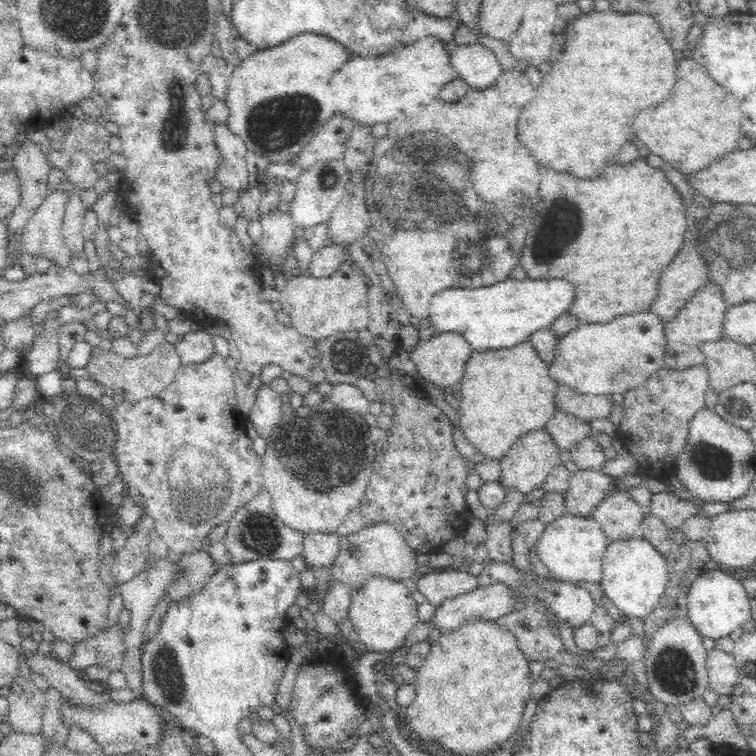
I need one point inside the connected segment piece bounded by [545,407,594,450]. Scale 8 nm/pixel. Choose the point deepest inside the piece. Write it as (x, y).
(567, 428)

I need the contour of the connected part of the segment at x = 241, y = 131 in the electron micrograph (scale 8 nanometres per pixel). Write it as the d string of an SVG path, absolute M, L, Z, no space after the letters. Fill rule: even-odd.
M300 32L290 36L286 42L259 49L253 55L243 58L242 64L235 68L228 82L230 91L226 102L230 108L230 118L226 124L244 139L248 150L268 158L271 162L286 162L286 156L298 154L313 139L319 125L334 116L335 92L331 90L330 78L340 62L348 62L353 55L346 44L318 32Z

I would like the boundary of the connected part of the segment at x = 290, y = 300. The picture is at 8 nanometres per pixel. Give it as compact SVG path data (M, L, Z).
M347 265L327 277L288 275L286 288L281 292L276 306L290 316L291 324L298 329L301 336L315 341L337 330L364 330L369 321L368 289Z

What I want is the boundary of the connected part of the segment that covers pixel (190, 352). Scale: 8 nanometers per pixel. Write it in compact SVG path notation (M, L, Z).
M203 329L189 331L175 344L181 364L202 363L214 358L217 354L214 345L214 336Z

